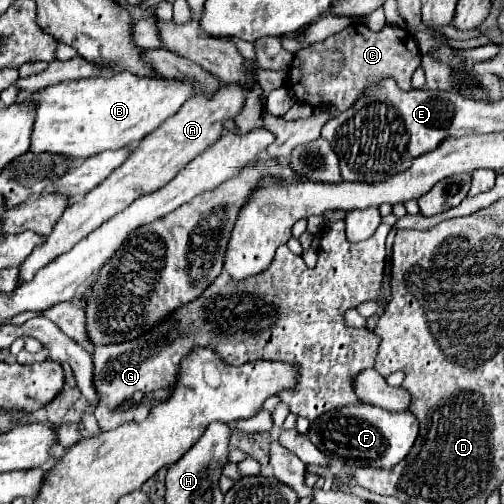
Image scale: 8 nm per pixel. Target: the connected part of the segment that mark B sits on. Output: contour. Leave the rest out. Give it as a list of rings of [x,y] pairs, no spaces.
[[[128,71],[114,73],[112,77],[90,77],[50,85],[32,95],[38,107],[30,151],[56,151],[72,161],[82,161],[106,149],[122,149],[158,129],[158,125],[162,125],[166,117],[172,117],[192,95],[194,85],[170,81],[162,75],[142,77]]]

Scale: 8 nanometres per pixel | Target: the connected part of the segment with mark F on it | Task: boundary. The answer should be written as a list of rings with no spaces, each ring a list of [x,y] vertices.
[[[360,403],[324,413],[316,421],[312,421],[308,437],[328,459],[336,463],[348,465],[352,469],[358,467],[390,469],[398,465],[398,461],[402,461],[406,453],[412,449],[418,431],[420,431],[418,419],[410,411],[390,413],[380,407]]]

